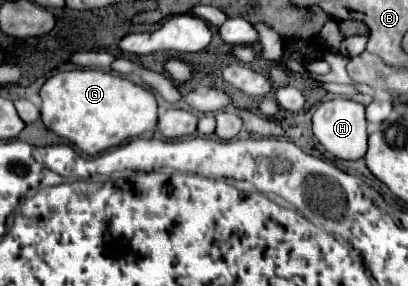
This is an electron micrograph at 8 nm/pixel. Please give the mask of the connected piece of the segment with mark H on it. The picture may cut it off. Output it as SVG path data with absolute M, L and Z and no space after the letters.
M335 97L323 101L317 111L313 113L313 133L319 143L337 159L355 161L365 155L367 149L367 121L365 121L365 107L353 99Z

